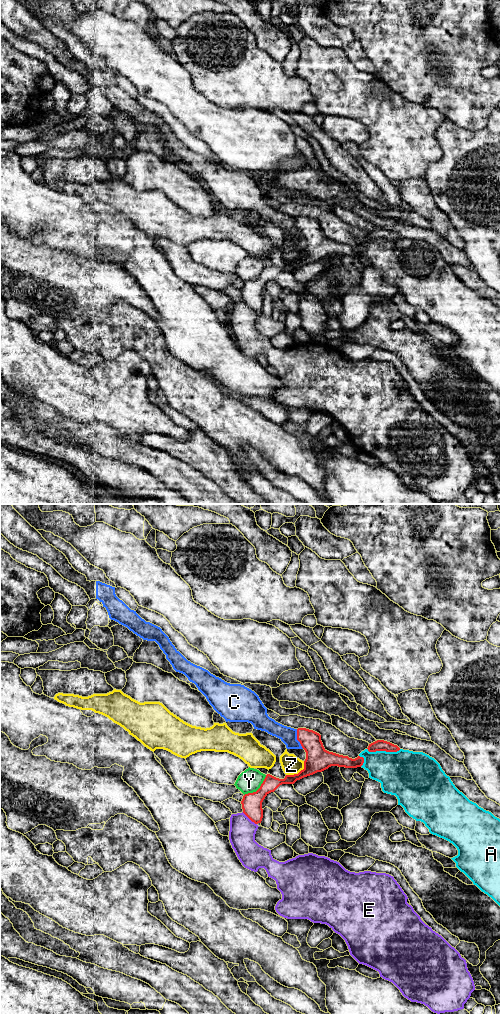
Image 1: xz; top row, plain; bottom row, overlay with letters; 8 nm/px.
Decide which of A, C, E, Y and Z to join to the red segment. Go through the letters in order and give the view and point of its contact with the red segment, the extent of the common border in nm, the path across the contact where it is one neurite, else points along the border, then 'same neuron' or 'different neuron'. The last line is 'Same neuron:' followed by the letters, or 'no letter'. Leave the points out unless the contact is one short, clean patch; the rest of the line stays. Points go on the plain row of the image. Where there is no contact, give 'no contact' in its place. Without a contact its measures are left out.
A: contact xz (383, 238); length 280 nm; border xz (367, 236), (369, 239), (398, 239), (400, 237); different neuron
C: contact xz (297, 227); length 170 nm; border xz (296, 217), (296, 227), (303, 236); different neuron
E: contact xz (249, 306); length 160 nm; border xz (242, 300), (256, 312); different neuron
Y: contact xz (258, 277); length 240 nm; border xz (266, 263), (261, 273), (255, 279), (244, 283); different neuron
Z: contact xz (299, 260); length 190 nm; border xz (304, 249), (304, 255), (296, 262), (286, 263); different neuron
Same neuron: no letter

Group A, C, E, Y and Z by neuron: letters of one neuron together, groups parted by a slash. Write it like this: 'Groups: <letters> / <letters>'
Groups: A / C / E / Y / Z

